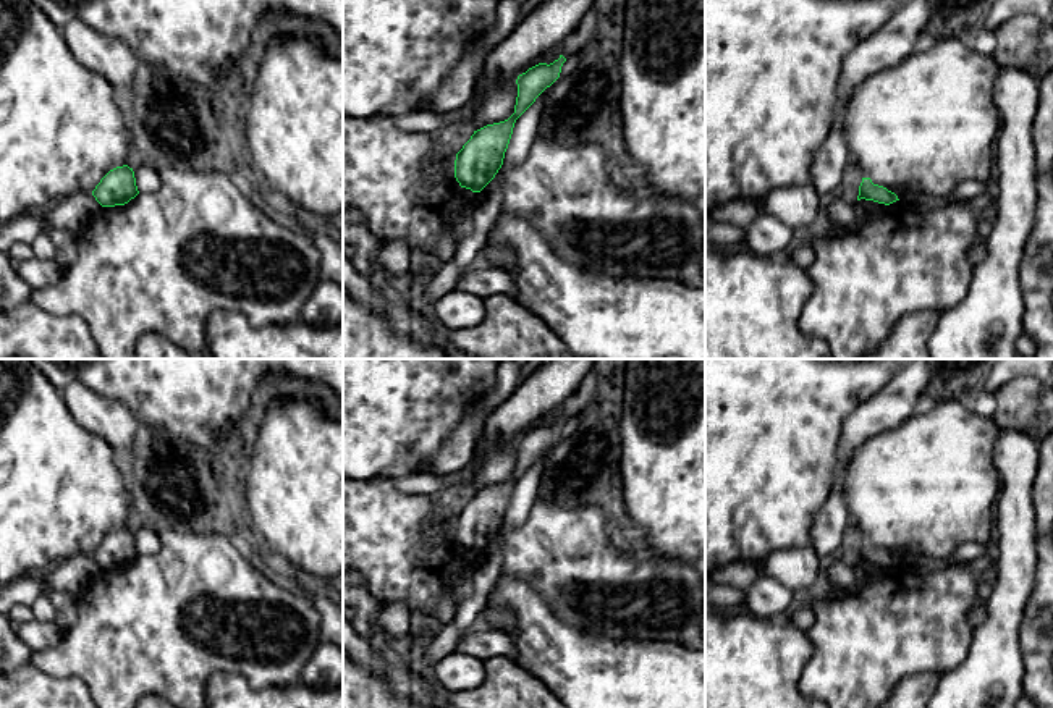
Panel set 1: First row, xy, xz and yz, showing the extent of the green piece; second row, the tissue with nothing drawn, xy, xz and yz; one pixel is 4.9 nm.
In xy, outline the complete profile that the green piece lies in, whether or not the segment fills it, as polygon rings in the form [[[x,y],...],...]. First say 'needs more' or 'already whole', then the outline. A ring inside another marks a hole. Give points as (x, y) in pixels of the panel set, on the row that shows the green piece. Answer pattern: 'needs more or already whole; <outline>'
already whole; [[[128,165],[110,170],[92,191],[102,207],[125,205],[137,194],[134,171]]]

